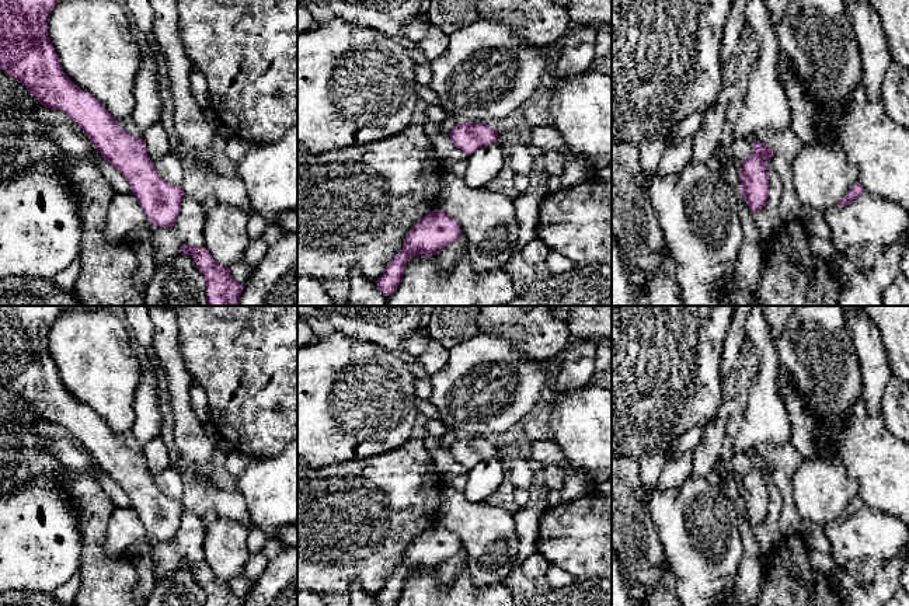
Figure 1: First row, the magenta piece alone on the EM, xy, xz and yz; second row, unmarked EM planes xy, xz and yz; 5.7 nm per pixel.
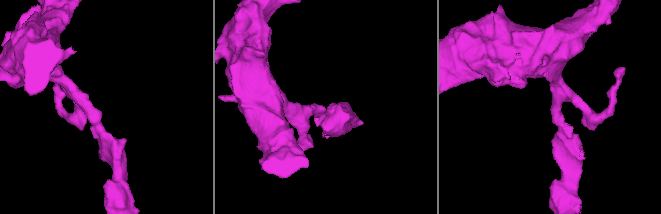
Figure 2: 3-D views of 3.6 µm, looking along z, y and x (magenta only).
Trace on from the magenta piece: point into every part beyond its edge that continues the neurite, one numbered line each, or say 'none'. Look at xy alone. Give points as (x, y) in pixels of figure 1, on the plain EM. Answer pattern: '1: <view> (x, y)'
none

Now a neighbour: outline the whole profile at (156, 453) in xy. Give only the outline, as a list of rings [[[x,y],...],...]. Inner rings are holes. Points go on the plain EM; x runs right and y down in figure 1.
[[[161,435],[144,445],[144,457],[153,478],[170,466],[168,450]]]

